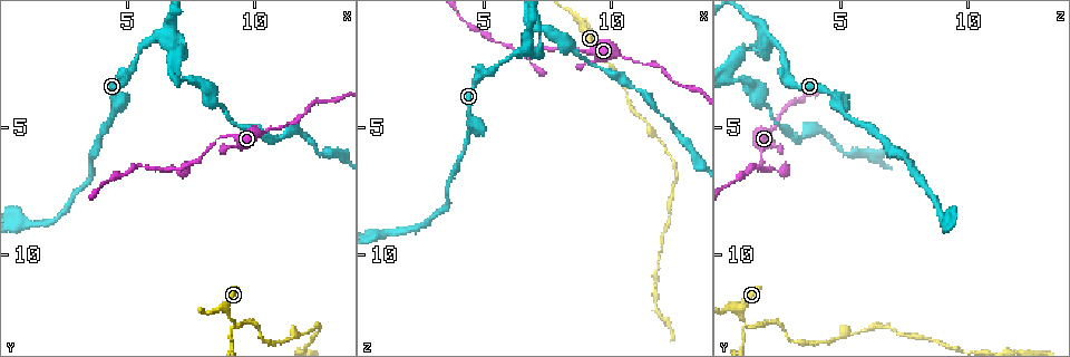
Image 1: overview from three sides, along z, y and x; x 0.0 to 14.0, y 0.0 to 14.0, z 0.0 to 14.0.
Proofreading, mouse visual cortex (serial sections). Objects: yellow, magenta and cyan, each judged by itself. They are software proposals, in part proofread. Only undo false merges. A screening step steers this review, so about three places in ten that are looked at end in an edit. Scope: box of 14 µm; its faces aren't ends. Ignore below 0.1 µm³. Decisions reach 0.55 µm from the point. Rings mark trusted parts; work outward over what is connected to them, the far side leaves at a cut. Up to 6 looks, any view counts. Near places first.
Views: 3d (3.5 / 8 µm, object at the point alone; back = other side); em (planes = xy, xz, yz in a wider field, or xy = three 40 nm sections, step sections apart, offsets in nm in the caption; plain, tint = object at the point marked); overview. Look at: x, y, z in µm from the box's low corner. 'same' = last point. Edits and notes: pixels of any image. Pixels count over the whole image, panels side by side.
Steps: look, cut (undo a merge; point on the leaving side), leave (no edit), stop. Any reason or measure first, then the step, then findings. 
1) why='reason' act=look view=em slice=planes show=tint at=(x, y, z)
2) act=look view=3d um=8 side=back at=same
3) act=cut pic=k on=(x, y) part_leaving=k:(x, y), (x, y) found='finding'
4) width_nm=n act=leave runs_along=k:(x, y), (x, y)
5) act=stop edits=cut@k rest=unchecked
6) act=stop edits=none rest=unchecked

why='three arms meet' act=look view=3d um=3.5 at=(9.1, 12.8, 1.3)

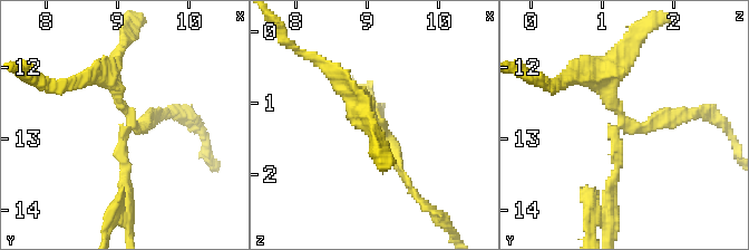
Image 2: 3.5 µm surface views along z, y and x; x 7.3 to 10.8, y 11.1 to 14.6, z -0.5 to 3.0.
arms=3 arm_widths_nm=150,150,200 why='now the EM' act=look view=em slice=xy step=1 show=tint at=(9.20, 12.75, 1.30)

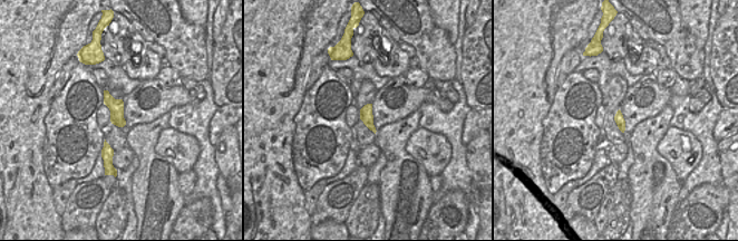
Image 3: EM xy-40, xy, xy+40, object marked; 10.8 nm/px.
why='another direction' act=look view=em slice=xy step=5 show=tint at=same

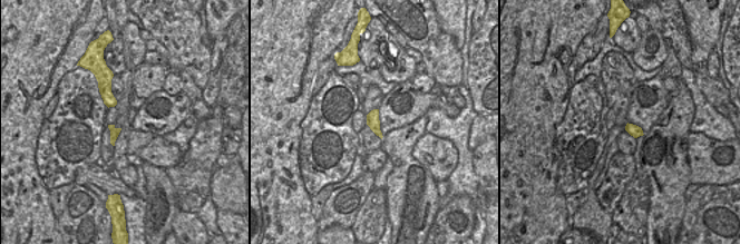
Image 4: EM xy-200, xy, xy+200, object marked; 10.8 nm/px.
act=cut pic=2 on=(124, 165) part_leaving=2:(127, 127), (127, 207), (117, 196) found='a second cell is stuck on'

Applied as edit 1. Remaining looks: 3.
why='redraw' act=look view=overview

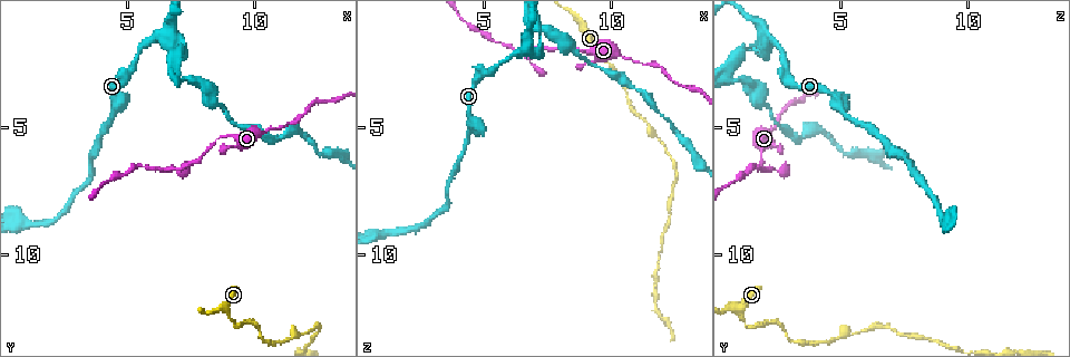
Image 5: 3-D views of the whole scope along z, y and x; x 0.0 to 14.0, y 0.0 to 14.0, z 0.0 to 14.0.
why='thick turns thin' act=look view=em slice=xy step=2 show=tint at=(4.5, 4.6, 5.2)

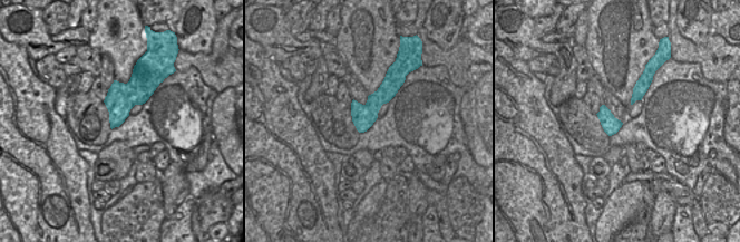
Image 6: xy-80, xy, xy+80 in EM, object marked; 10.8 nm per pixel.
why='see where the arms go' act=look view=3d um=3.5 at=same

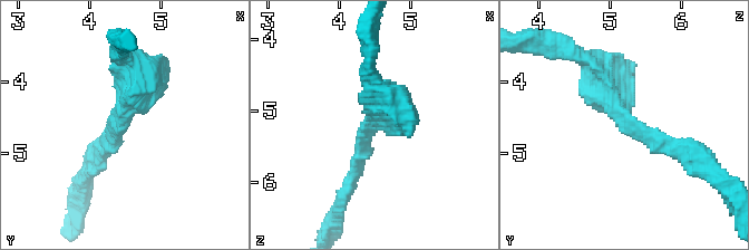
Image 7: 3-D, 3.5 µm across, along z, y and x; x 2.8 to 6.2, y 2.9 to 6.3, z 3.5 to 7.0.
arm_widths_nm=200,400 act=leave runs_along=7:(591, 61), (628, 127), (682, 151) found='all the same cell'

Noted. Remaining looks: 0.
act=stop edits=cut@2 rest=unchecked

